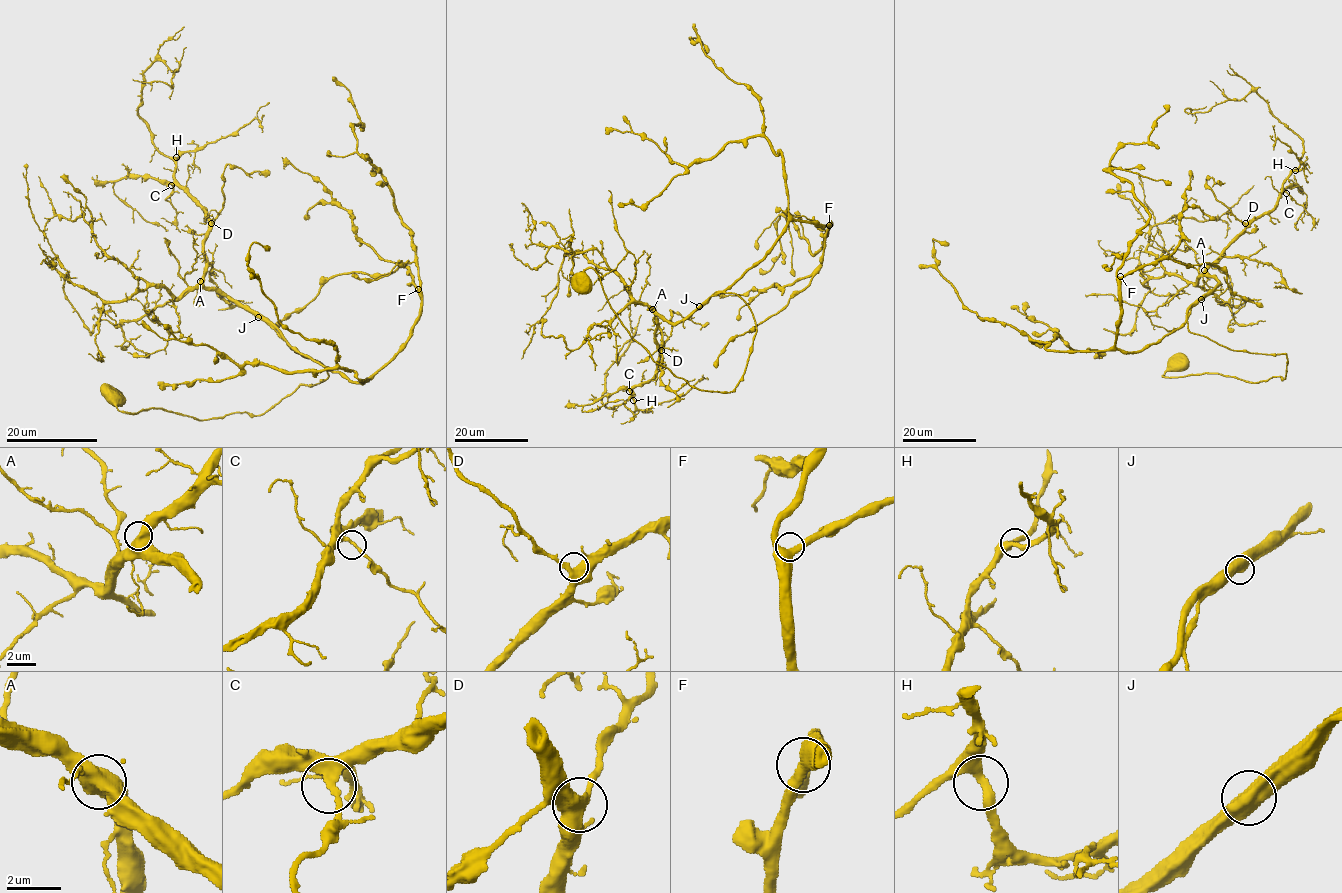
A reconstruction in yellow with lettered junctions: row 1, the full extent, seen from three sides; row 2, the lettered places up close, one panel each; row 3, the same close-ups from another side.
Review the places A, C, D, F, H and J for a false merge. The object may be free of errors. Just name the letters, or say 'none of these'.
none of these

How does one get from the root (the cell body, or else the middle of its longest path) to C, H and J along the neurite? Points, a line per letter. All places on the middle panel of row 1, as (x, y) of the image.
C: (583, 282), (702, 390), (735, 387), (754, 317), (725, 292), (655, 312), (629, 391)
H: (583, 282), (702, 390), (735, 387), (754, 317), (725, 292), (655, 312), (633, 399)
J: (583, 282), (591, 268), (655, 362), (699, 389), (730, 392), (754, 317), (734, 293), (699, 306)

